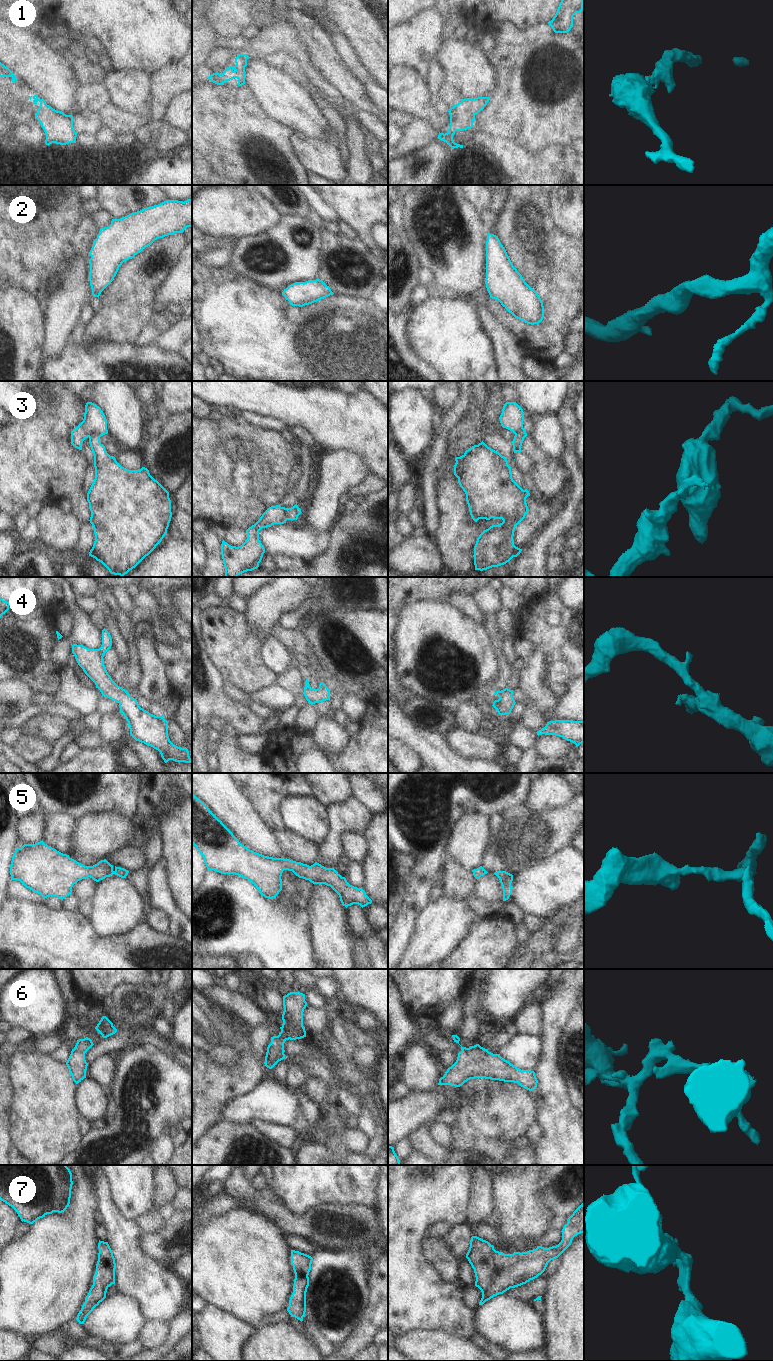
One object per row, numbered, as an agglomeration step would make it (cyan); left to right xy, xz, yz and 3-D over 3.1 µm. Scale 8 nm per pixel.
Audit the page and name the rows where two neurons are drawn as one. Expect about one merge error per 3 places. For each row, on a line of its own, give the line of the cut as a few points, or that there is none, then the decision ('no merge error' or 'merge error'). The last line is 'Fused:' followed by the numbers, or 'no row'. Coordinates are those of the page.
1: no cut | no merge error
2: no cut | no merge error
3: xy (100, 435), (92, 434), (89, 437) | merge error
4: no cut | no merge error
5: no cut | no merge error
6: no cut | no merge error
7: no cut | no merge error
Fused: 3

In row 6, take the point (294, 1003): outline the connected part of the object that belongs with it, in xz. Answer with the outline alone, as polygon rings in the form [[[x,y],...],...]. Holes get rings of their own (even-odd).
[[[290,992],[283,996],[284,1011],[283,1024],[278,1036],[271,1037],[271,1043],[267,1047],[265,1066],[272,1069],[279,1061],[285,1059],[284,1043],[286,1040],[296,1040],[306,1037],[303,1026],[303,1012],[307,1006],[305,994]]]

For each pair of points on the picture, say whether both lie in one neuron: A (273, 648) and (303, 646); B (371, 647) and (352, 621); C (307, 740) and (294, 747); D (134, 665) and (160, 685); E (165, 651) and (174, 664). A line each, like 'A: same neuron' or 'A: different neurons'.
A: different neurons
B: same neuron
C: same neuron
D: different neurons
E: same neuron

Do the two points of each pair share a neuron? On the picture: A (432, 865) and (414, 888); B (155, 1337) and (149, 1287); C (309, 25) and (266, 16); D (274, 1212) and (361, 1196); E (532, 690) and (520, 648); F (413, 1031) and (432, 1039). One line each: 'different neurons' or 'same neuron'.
A: same neuron
B: different neurons
C: same neuron
D: different neurons
E: same neuron
F: same neuron

